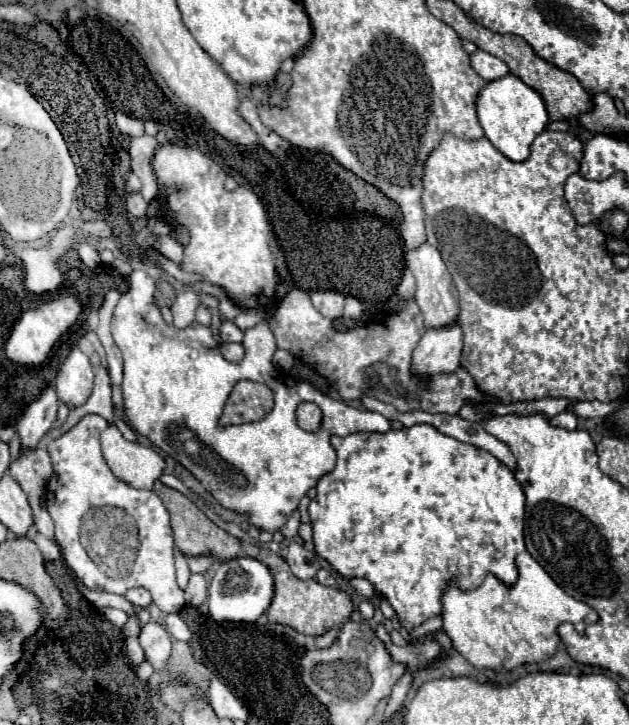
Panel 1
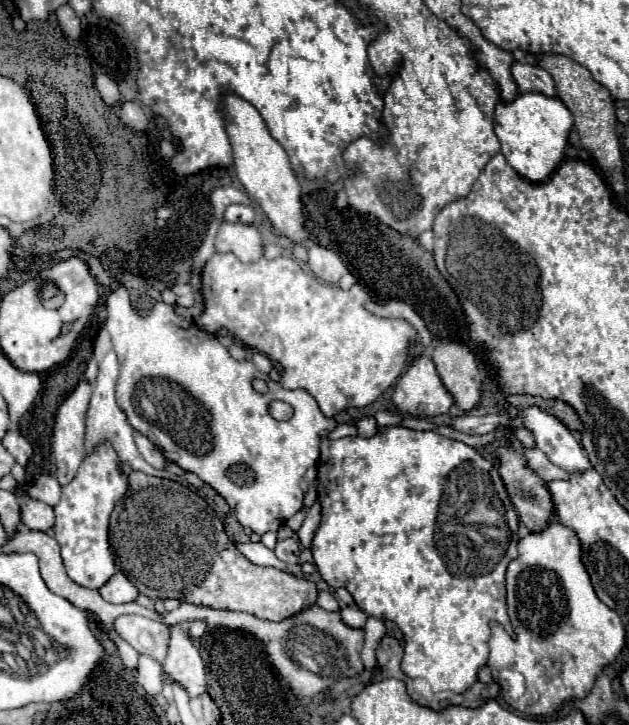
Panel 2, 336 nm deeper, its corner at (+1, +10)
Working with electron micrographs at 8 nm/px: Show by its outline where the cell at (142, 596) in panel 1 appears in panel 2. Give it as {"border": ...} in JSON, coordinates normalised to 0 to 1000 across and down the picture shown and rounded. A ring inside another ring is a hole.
{"border":[[[184,789],[162,811],[159,811],[159,819],[165,828],[178,830],[178,833],[200,833],[200,830],[213,830],[223,817],[219,811],[194,792],[194,789]]]}

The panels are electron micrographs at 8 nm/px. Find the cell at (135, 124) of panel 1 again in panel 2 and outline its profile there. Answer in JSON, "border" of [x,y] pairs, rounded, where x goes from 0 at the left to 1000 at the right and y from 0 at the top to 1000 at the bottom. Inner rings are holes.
{"border":[[[165,99],[153,102],[153,121],[159,127],[159,135],[172,143],[172,146],[188,146],[191,141],[191,124],[184,119],[184,113],[178,108],[172,108]]]}

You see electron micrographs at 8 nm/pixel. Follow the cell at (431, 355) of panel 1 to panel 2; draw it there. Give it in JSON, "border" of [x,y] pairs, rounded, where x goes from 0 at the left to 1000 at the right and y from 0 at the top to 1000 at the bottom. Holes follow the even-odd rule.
{"border":[[[668,491],[633,524],[623,552],[639,571],[696,574],[722,557],[719,543],[706,535],[690,499]]]}

